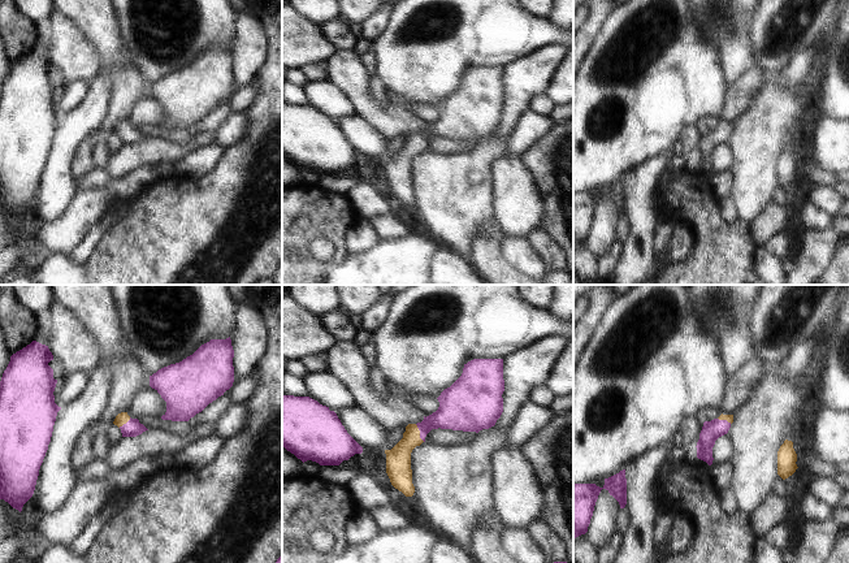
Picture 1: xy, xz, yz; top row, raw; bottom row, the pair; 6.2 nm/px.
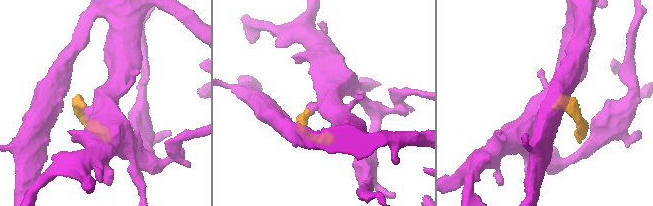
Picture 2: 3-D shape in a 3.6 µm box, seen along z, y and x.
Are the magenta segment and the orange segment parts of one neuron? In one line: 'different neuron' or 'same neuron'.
same neuron

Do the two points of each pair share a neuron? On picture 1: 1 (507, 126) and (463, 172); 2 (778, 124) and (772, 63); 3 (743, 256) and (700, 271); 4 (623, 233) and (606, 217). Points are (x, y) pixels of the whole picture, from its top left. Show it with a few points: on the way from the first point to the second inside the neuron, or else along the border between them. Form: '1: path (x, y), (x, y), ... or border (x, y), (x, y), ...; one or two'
1: border (494, 134), (507, 135); two
2: border (782, 69), (770, 73); two
3: path (732, 256), (715, 271), (710, 271); one
4: border (619, 217), (616, 237), (623, 245); two

